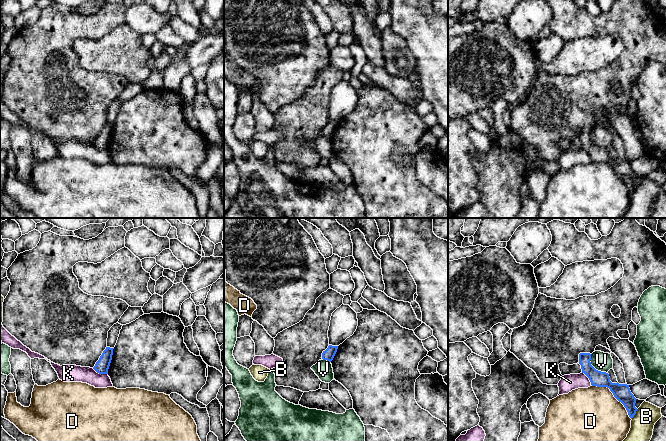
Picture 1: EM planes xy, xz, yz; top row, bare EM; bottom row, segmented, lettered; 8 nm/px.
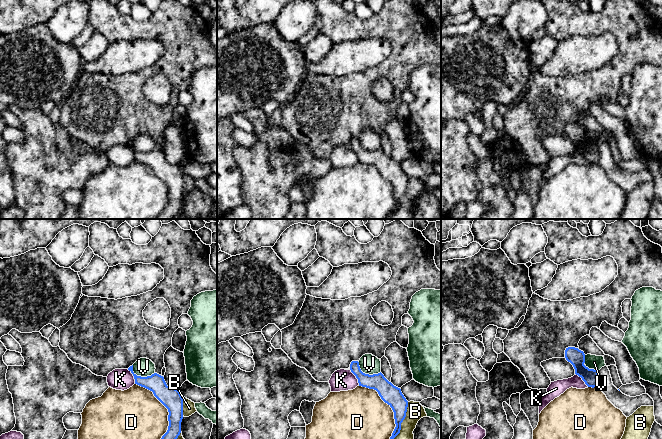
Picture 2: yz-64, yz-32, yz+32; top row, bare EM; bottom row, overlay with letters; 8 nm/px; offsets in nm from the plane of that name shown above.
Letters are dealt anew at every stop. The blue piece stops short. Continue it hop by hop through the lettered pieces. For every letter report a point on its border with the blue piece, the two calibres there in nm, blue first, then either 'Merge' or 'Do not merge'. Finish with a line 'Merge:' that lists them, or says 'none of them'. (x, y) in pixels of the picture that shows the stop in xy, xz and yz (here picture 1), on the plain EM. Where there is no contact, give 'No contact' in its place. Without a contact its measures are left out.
B: Touches blue at yz (635, 189). Thickness 140 nm (blue) against 190 nm. Do not merge
D: Touches blue at yz (614, 172). Thickness 140 nm (blue) against 500 nm. Do not merge
K: Touches blue at xy (100, 149). Thickness 110 nm (blue) against 140 nm. Do not merge
V: Touches blue at yz (593, 143). Thickness 130 nm (blue) against 150 nm. Do not merge
Merge: none of them

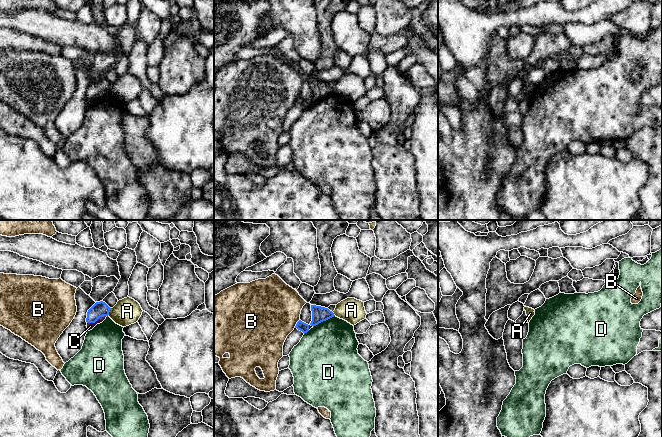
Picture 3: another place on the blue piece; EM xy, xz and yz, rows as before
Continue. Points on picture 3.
A: Touches blue at xy (109, 87). Thickness 120 nm (blue) against 220 nm. Do not merge
B: Touches blue at xz (297, 99). Thickness 70 nm (blue) against 480 nm. Do not merge
C: Touches blue at xy (96, 96). Thickness 120 nm (blue) against 60 nm. Do not merge
D: Touches blue at xz (323, 96). Thickness 130 nm (blue) against 440 nm. Do not merge
Merge: none of them

